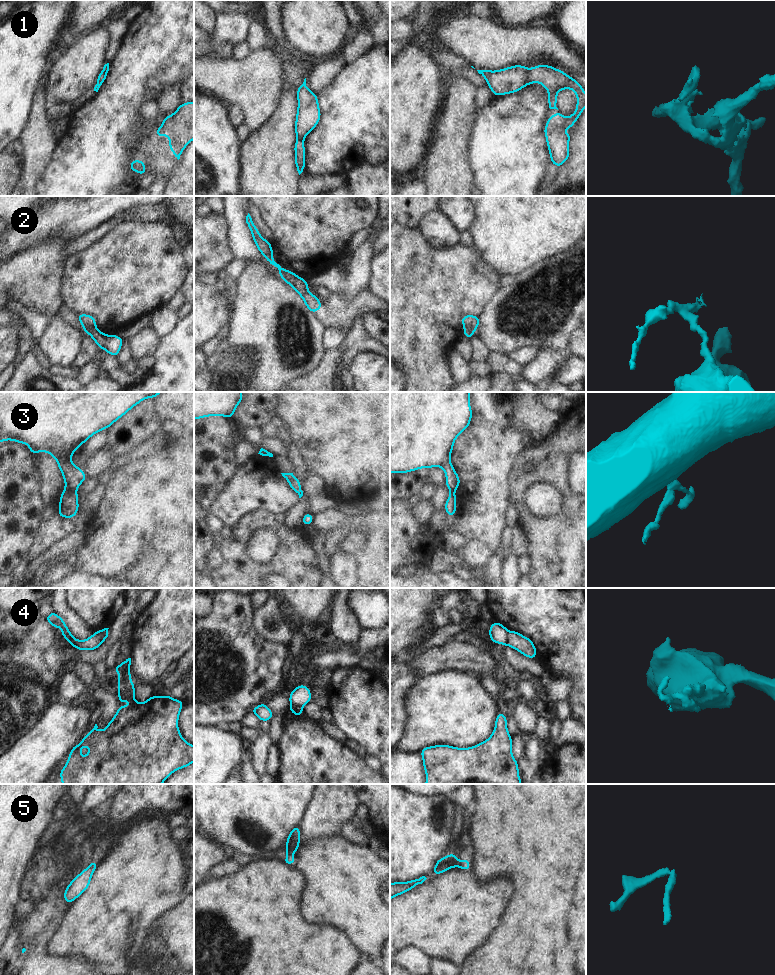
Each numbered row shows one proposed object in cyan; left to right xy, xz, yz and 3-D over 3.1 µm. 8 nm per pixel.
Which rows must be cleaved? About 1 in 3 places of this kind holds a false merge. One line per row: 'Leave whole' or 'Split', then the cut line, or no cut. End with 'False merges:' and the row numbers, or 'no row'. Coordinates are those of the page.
1: Leave whole. No split
2: Split. Split along yz (464, 327), (469, 327), (474, 331)
3: Split. Split along xy (65, 488), (75, 491)
4: Split. Split along xy (95, 631), (101, 633), (103, 640)
5: Split. Split along xz (287, 854), (290, 856)
False merges: 2, 3, 4, 5.

